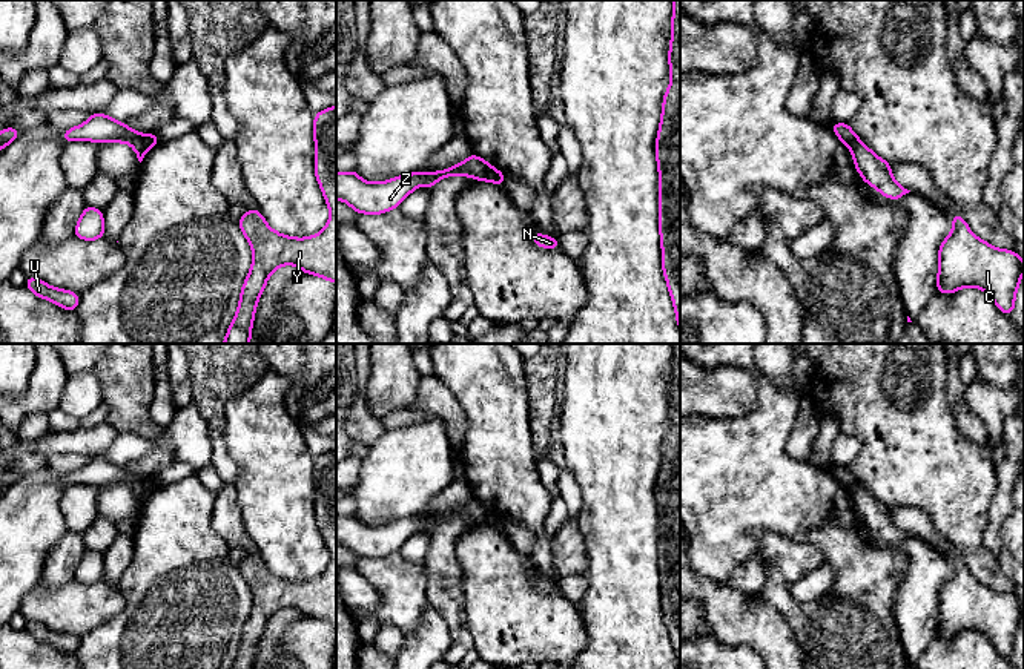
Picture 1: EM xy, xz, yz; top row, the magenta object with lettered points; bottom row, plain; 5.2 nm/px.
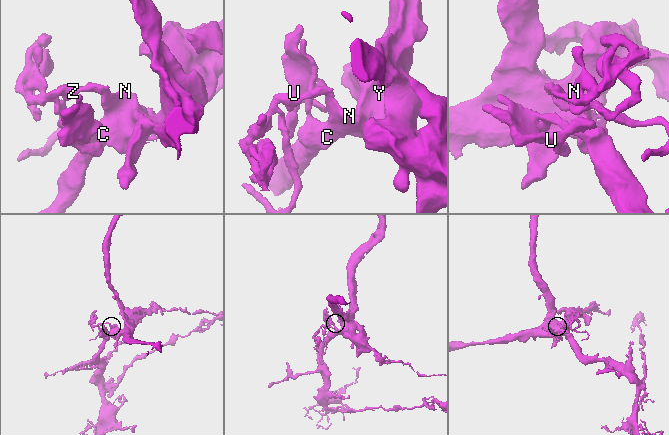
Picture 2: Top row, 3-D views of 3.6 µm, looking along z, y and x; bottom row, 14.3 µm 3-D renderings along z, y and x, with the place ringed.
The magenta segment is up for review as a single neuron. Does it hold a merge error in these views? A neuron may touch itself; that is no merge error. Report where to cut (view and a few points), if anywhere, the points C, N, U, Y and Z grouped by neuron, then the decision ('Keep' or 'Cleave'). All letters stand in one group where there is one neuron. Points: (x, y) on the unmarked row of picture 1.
Split along xz (492, 510), (476, 522). Groups: C N U Y / Z. Cleave

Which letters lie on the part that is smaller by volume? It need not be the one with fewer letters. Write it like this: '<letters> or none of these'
Z

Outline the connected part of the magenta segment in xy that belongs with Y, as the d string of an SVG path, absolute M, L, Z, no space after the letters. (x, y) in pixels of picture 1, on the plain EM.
M336 450L315 457L315 519L330 552L330 562L325 571L309 582L292 582L270 572L258 552L247 554L238 569L249 585L253 605L249 618L243 628L236 658L230 669L253 669L258 643L267 628L269 620L281 609L296 609L304 617L321 620L336 628Z

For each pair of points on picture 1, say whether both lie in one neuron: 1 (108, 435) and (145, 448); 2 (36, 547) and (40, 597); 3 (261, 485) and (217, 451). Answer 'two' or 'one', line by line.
1: two
2: two
3: two

